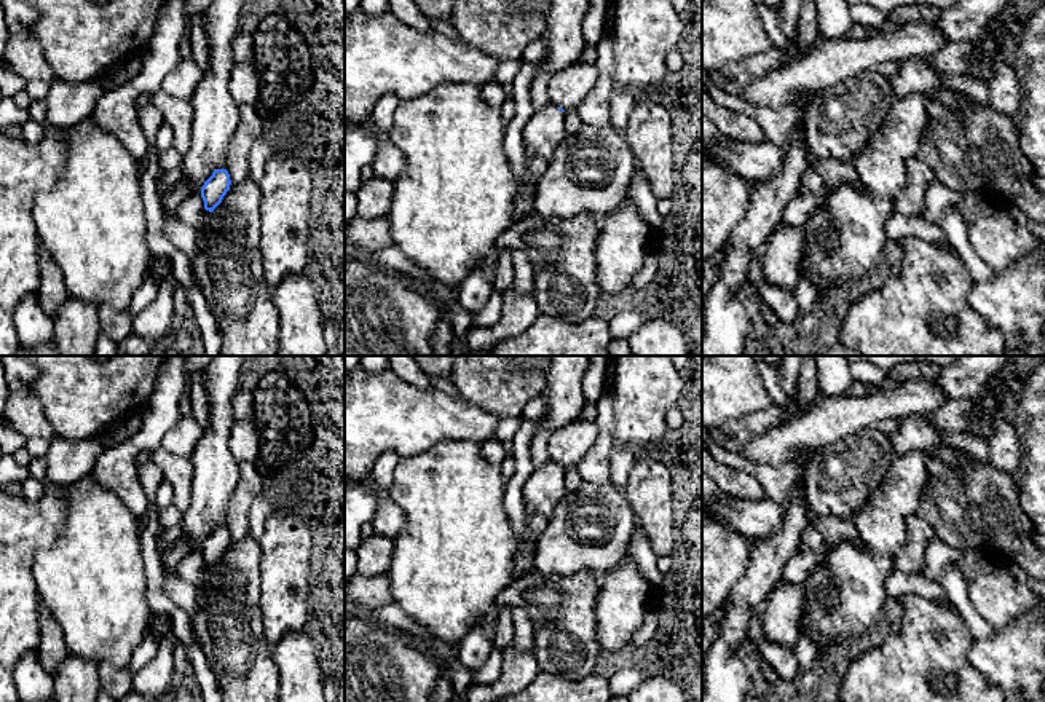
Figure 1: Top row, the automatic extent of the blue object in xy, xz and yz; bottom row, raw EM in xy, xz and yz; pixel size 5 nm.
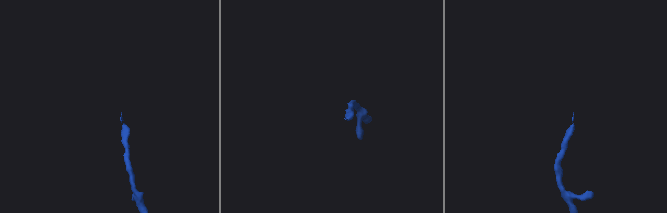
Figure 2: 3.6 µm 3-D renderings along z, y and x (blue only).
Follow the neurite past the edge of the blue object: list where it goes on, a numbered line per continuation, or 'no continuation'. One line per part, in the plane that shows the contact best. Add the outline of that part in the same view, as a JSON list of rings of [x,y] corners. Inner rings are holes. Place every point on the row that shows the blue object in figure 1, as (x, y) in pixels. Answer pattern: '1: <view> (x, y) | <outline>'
1: xz (544, 131) | [[[552,104],[534,112],[522,132],[525,150],[550,160],[568,136],[565,116],[566,112]]]

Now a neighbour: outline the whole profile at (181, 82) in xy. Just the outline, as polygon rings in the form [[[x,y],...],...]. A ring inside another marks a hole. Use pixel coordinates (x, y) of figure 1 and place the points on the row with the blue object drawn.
[[[183,57],[182,62],[163,78],[161,89],[175,99],[190,102],[201,78],[203,72],[196,62],[191,57]]]

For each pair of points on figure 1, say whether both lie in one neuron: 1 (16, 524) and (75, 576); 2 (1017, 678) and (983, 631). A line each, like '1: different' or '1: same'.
1: different
2: different

